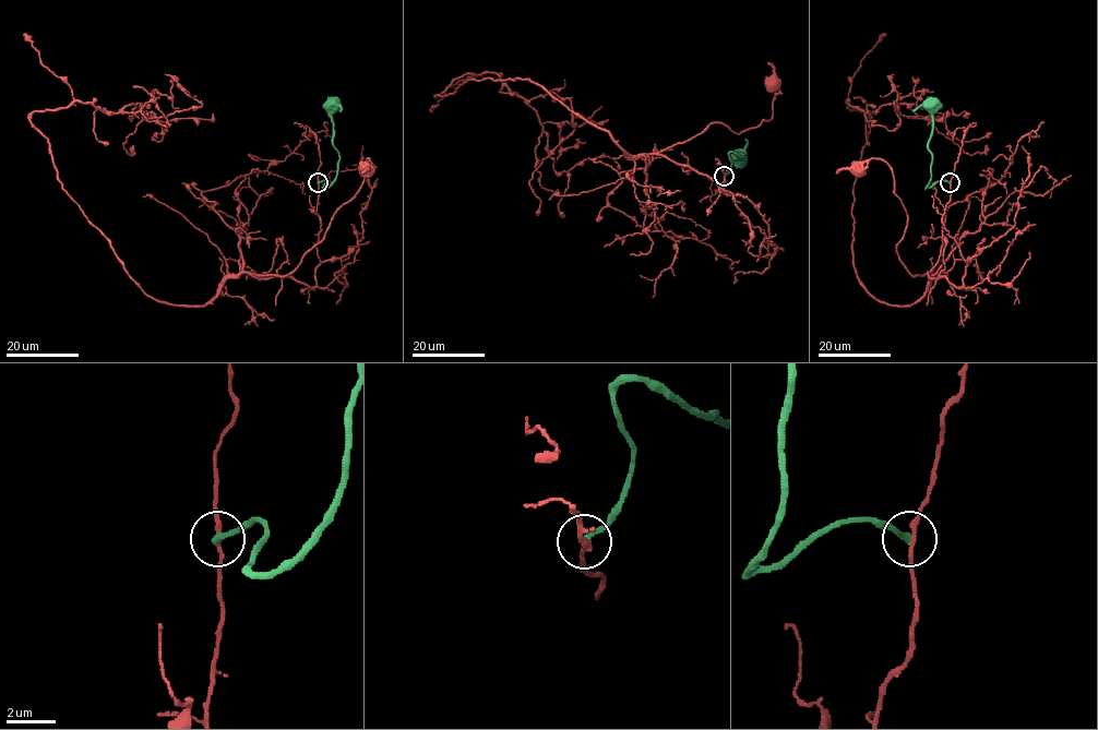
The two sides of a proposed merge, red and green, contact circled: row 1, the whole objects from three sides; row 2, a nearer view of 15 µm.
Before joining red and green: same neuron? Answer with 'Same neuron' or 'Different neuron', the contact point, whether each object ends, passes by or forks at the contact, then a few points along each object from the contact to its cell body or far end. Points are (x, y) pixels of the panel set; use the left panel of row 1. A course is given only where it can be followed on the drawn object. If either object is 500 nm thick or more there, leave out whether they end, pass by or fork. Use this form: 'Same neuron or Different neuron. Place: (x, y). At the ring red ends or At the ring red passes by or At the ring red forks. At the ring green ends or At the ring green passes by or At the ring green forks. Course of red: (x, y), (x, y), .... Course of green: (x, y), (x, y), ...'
Different neuron. Place: (318, 182). At the ring red passes by. At the ring green ends. Course of red: (319, 183), (317, 285), (254, 277), (295, 268), (357, 194), (366, 168). Course of green: (319, 183), (324, 180), (323, 187), (329, 187), (335, 178), (339, 159), (333, 145), (332, 106)

